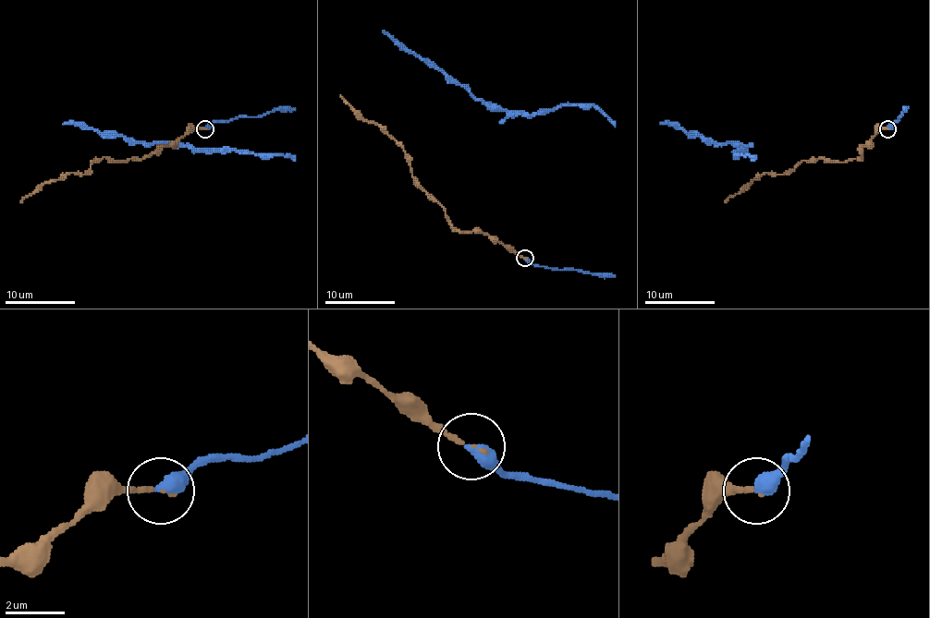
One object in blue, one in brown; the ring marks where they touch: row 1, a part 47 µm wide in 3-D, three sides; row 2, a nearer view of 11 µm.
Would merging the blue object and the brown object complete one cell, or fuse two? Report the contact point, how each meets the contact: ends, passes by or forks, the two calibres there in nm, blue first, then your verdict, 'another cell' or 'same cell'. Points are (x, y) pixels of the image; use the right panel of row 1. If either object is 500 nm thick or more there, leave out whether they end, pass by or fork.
(887, 128) | 500/150 nm | same cell

